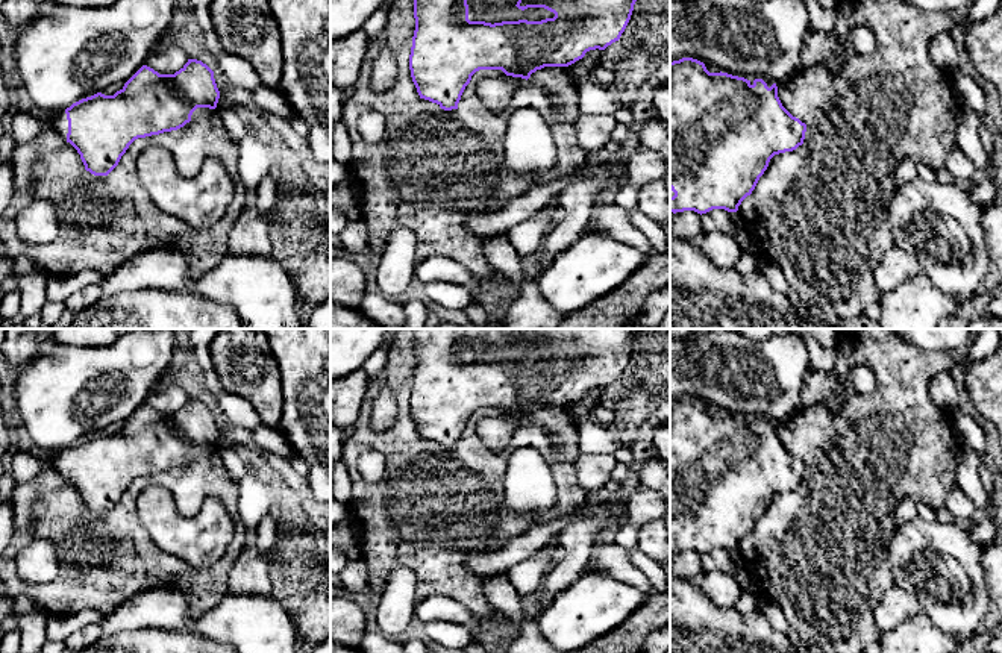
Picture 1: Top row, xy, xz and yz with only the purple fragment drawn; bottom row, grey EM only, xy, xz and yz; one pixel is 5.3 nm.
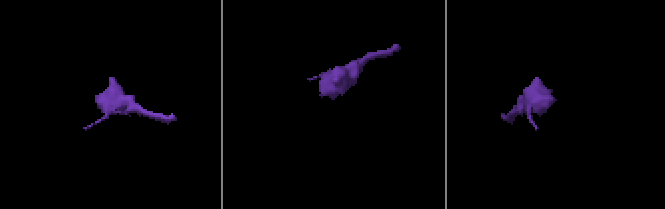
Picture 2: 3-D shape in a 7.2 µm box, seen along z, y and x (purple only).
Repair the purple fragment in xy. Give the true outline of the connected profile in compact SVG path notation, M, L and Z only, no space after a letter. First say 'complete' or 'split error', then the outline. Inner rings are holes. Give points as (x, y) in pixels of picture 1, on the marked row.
split error; M188 59L174 74L159 74L142 65L114 95L97 92L73 103L65 111L50 114L50 126L77 150L86 171L94 176L108 176L135 139L177 130L191 121L191 115L197 108L215 109L218 98L220 91L214 71L202 61Z

